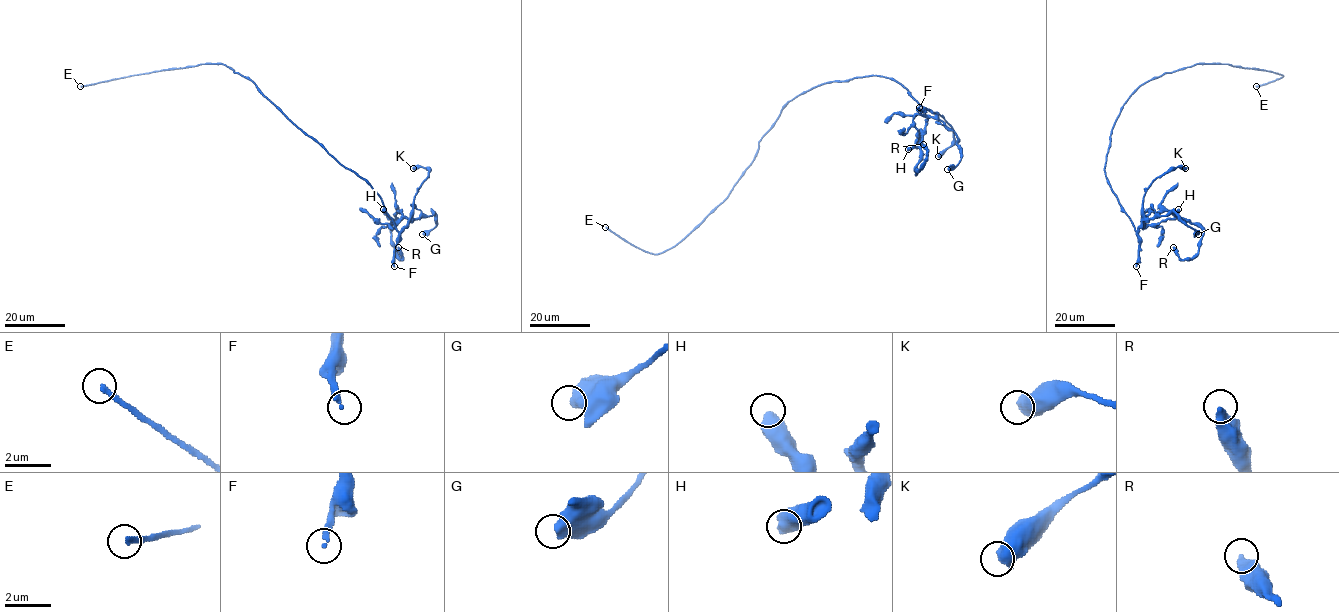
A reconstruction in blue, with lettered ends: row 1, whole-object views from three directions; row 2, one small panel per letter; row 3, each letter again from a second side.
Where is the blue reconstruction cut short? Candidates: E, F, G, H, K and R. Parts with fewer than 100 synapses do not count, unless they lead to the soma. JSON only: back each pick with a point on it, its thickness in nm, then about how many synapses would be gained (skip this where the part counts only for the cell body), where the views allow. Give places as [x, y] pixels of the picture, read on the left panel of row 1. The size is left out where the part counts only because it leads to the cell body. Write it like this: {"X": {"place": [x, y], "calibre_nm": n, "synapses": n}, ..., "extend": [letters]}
{"E": {"place": [80, 86], "calibre_nm": 200, "synapses": 150}, "extend": ["E"]}

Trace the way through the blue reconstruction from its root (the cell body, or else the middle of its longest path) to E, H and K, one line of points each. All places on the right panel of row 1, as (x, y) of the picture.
E: (1114, 123), (1127, 98), (1140, 85), (1164, 73), (1198, 63), (1231, 64), (1283, 76), (1256, 86)
H: (1114, 123), (1105, 174), (1134, 229), (1137, 231), (1146, 218), (1143, 228), (1171, 219), (1178, 209)
K: (1114, 123), (1105, 174), (1121, 208), (1137, 231), (1142, 218), (1143, 198), (1149, 184), (1178, 167), (1185, 168)

